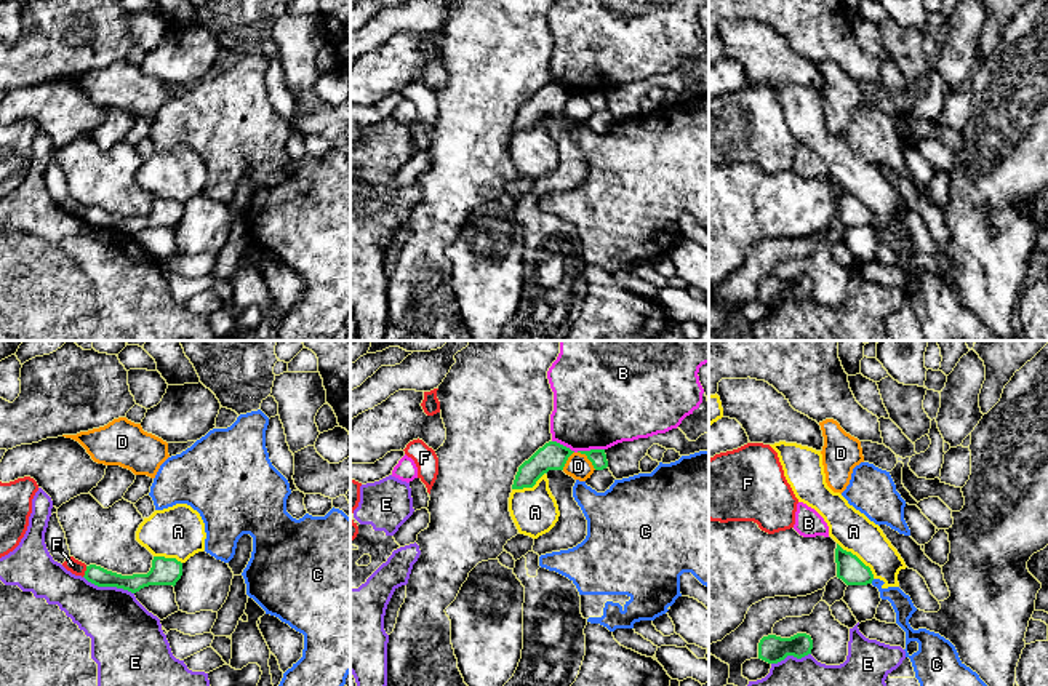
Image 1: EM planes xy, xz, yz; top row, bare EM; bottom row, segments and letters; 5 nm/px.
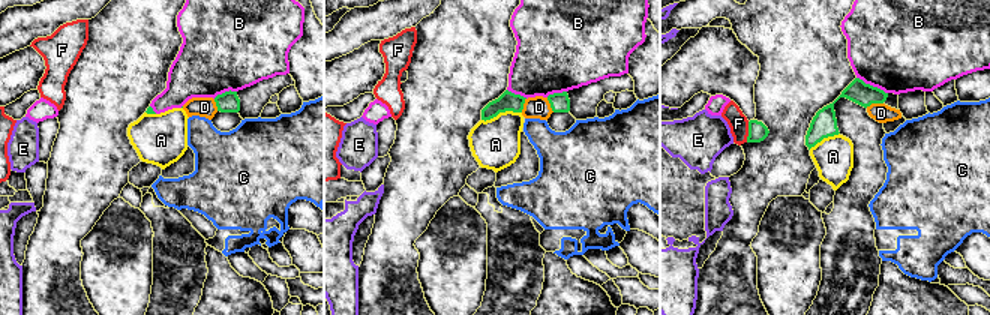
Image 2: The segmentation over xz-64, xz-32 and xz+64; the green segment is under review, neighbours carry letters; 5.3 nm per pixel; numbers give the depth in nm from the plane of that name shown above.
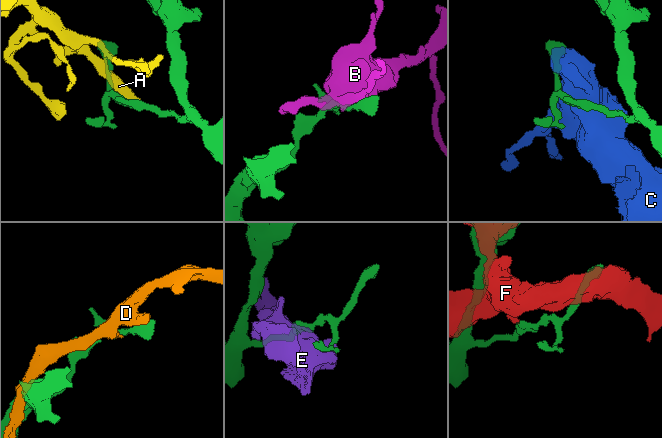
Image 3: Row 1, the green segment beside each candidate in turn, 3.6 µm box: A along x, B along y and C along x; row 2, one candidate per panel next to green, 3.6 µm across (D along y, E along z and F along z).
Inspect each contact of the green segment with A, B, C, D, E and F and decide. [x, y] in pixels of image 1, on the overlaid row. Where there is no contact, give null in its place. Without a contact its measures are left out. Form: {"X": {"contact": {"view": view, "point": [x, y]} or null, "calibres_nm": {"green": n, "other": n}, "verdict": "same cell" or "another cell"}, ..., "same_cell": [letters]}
{"A": {"contact": {"view": "yz", "point": [856, 557]}, "calibres_nm": {"green": 140, "other": 200}, "verdict": "another cell"}, "B": {"contact": {"view": "xz", "point": [578, 451]}, "calibres_nm": {"green": 80, "other": 440}, "verdict": "another cell"}, "C": {"contact": {"view": "yz", "point": [872, 579]}, "calibres_nm": {"green": 140, "other": 100}, "verdict": "another cell"}, "D": {"contact": {"view": "xz", "point": [588, 458]}, "calibres_nm": {"green": 80, "other": 120}, "verdict": "another cell"}, "E": {"contact": {"view": "xy", "point": [109, 586]}, "calibres_nm": {"green": 100, "other": 320}, "verdict": "another cell"}, "F": {"contact": {"view": "xy", "point": [85, 571]}, "calibres_nm": {"green": 90, "other": 70}, "verdict": "another cell"}, "same_cell": []}

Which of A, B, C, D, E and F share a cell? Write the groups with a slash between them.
A C / B / D / E / F

